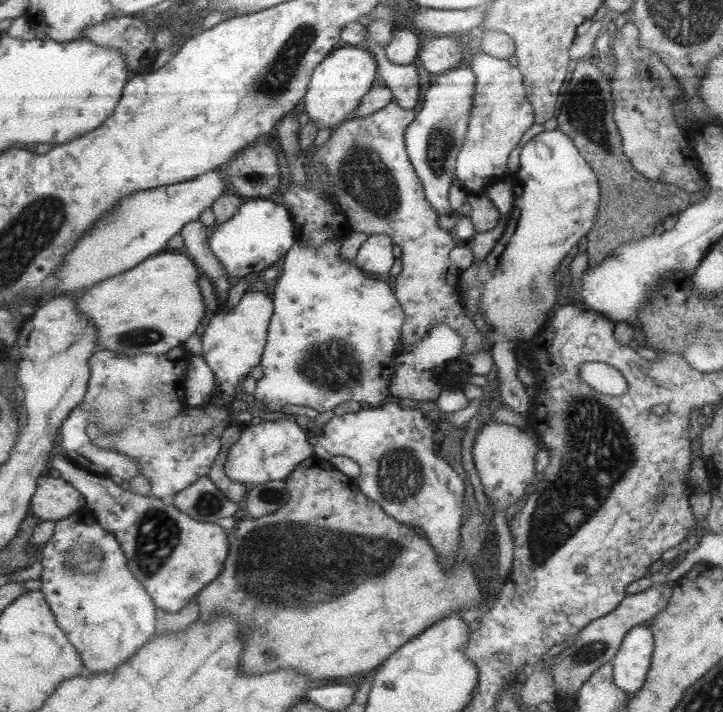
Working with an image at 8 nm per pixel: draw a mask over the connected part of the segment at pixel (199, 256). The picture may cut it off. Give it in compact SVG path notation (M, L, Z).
M198 219L184 225L180 235L184 239L186 255L196 268L210 278L219 299L224 303L228 298L230 283L228 274L224 272L222 264L216 260L209 247L211 228L202 224Z

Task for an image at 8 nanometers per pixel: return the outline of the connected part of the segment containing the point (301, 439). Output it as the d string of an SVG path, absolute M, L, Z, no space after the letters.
M294 418L247 424L240 438L227 448L225 473L228 478L248 486L264 484L269 480L283 481L303 460L315 454L314 447L308 441L309 437Z

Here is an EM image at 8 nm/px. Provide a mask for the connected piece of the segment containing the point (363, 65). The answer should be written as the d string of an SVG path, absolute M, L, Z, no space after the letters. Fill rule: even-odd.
M341 45L334 49L324 60L321 60L312 73L310 84L304 96L304 111L310 122L316 124L318 131L337 127L345 119L350 119L356 108L361 104L362 98L376 84L377 62L373 54L365 46Z

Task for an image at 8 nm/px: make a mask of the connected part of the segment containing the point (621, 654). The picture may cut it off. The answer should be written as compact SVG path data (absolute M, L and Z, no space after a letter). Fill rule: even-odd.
M636 625L627 632L621 648L613 658L614 683L633 695L642 688L651 665L655 641L647 626Z

